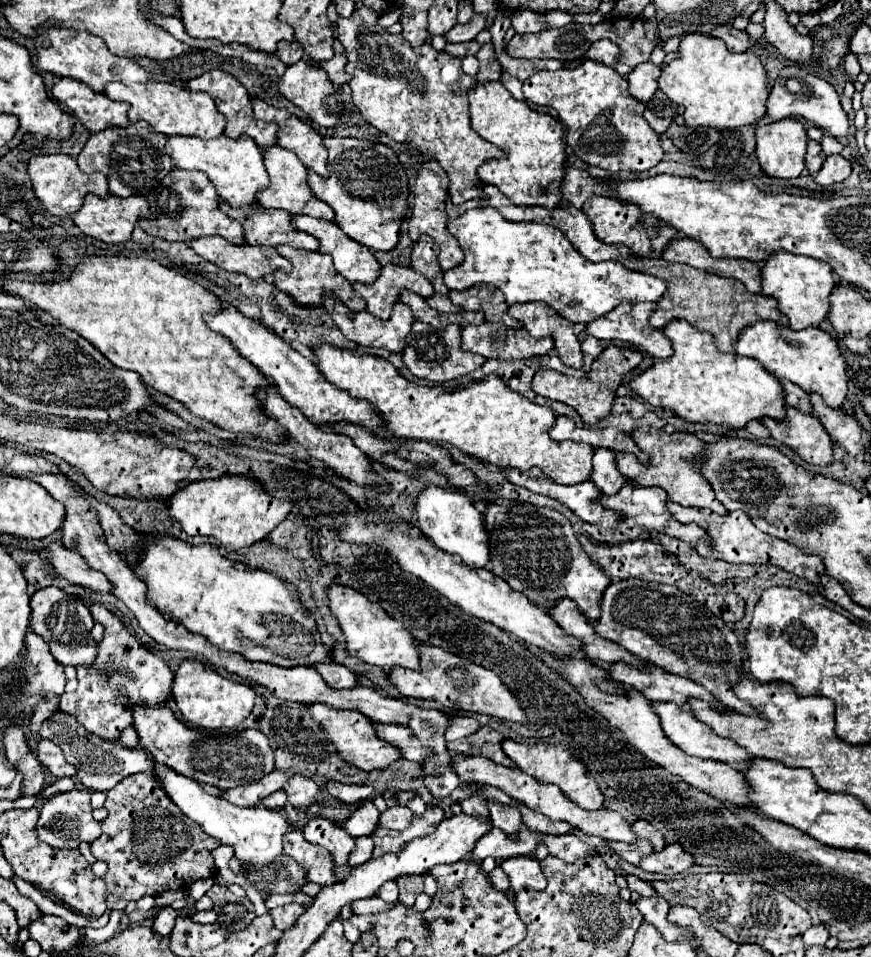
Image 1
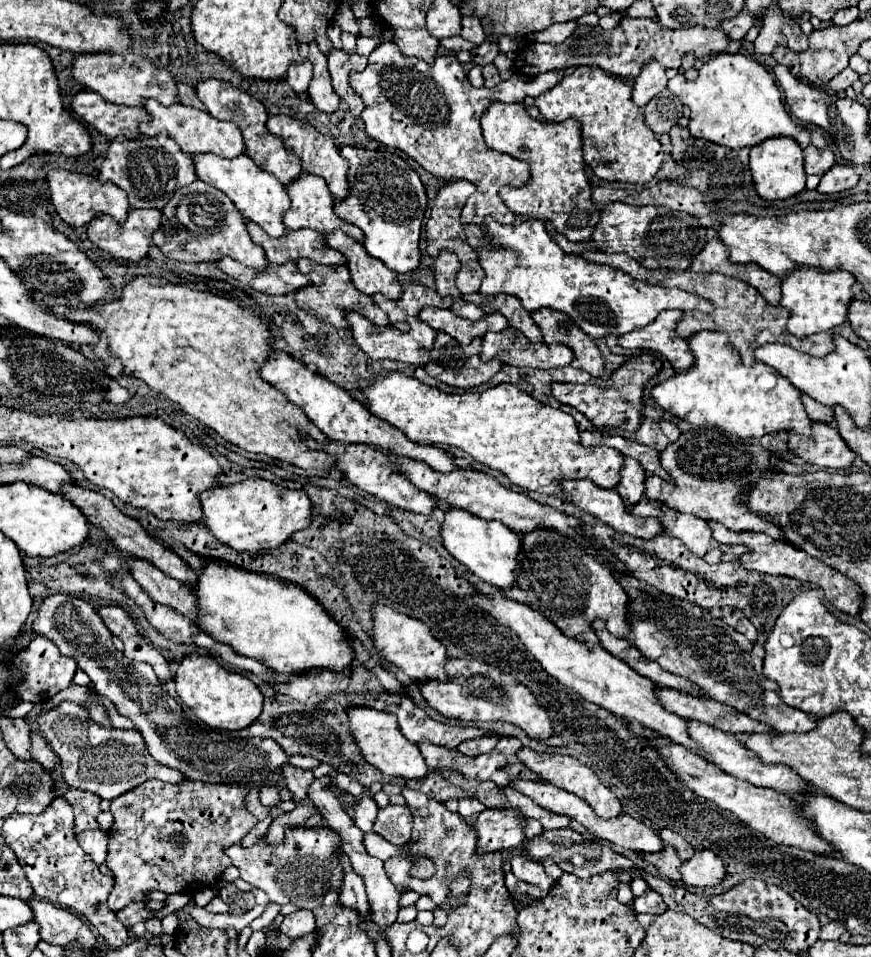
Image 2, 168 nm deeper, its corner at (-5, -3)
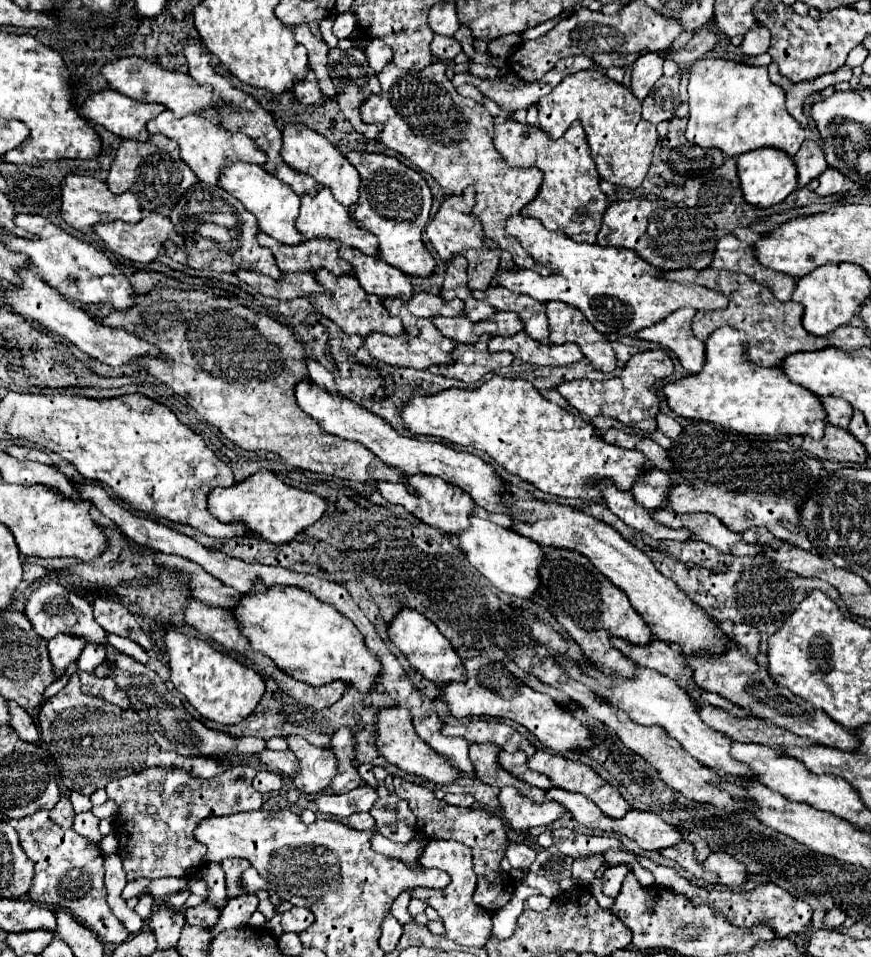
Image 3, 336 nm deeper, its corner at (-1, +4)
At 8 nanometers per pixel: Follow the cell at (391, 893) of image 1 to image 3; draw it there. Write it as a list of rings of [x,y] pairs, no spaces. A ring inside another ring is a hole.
[[[403,891],[403,893],[393,901],[391,913],[395,913],[395,917],[397,917],[397,921],[399,921],[399,923],[407,923],[407,921],[411,919],[411,915],[407,913],[409,899],[411,899],[411,893],[409,893],[409,891]]]

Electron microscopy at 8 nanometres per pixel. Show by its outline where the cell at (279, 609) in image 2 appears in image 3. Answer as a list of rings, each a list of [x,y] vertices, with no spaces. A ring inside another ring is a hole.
[[[255,585],[251,593],[241,597],[239,609],[233,613],[239,621],[239,631],[249,639],[253,651],[269,657],[281,671],[309,685],[341,679],[355,685],[361,693],[371,689],[381,671],[379,659],[365,647],[357,627],[331,605],[311,597],[305,589],[285,585],[275,585],[275,589]]]

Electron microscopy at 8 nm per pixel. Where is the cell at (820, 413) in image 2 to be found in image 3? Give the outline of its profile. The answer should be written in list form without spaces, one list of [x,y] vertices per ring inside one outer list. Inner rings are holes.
[[[821,397],[821,405],[823,405],[823,409],[827,413],[827,421],[831,425],[847,429],[849,421],[851,421],[851,415],[853,415],[853,409],[847,401],[837,399],[837,397]]]

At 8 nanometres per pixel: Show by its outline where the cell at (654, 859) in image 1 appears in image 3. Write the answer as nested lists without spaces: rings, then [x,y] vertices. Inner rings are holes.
[[[709,853],[707,861],[703,861],[703,869],[711,871],[719,877],[719,885],[721,887],[737,887],[747,879],[747,869],[745,865],[741,865],[739,861],[735,861],[731,855],[727,853]]]

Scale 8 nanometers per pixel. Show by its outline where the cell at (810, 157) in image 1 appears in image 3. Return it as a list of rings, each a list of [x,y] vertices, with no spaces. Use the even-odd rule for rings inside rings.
[[[805,141],[793,157],[797,171],[799,171],[799,187],[805,187],[811,179],[819,177],[829,165],[823,157],[823,149],[815,141]]]

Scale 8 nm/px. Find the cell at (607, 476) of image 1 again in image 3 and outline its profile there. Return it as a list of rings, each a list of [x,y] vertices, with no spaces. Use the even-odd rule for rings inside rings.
[[[647,467],[635,479],[635,485],[633,485],[631,493],[633,493],[635,501],[639,505],[643,505],[645,509],[667,507],[665,497],[667,497],[669,485],[671,485],[671,479],[669,479],[667,473],[655,469],[655,467]]]

